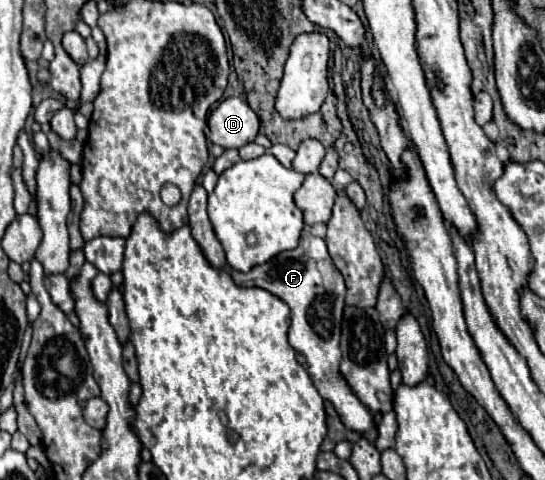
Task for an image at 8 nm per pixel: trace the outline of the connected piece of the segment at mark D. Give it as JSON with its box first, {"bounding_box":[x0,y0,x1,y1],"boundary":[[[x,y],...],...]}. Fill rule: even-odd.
{"bounding_box":[209,97,259,149],"boundary":[[[227,97],[209,115],[211,141],[225,149],[239,149],[255,141],[259,133],[259,117],[239,97]]]}

